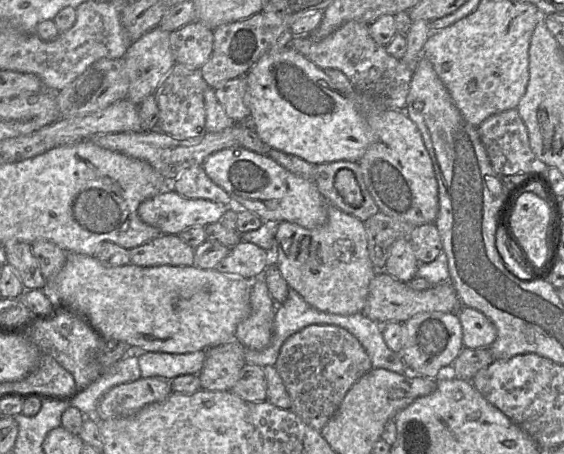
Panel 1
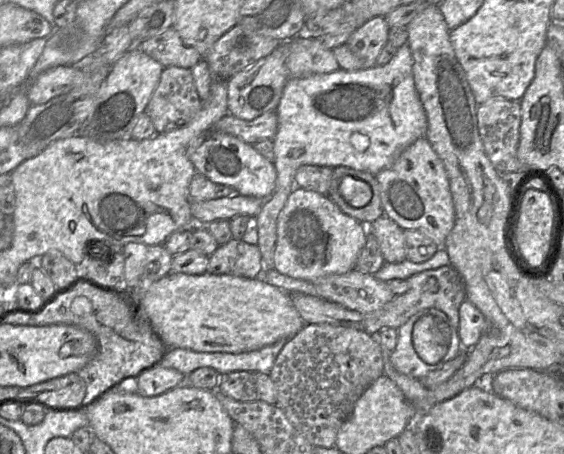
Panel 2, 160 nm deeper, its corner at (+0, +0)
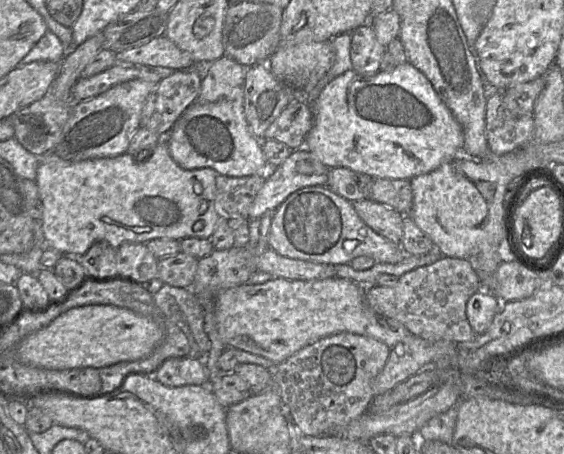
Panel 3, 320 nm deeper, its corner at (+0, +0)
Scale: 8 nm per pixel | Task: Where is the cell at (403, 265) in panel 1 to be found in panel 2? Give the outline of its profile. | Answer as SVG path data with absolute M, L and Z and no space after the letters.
M383 214L367 228L376 237L385 262L399 263L407 259L404 230L395 221Z

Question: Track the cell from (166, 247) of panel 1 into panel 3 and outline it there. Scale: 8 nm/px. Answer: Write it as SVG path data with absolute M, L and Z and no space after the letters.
M123 243L117 248L118 277L147 284L157 278L158 258L145 243Z

